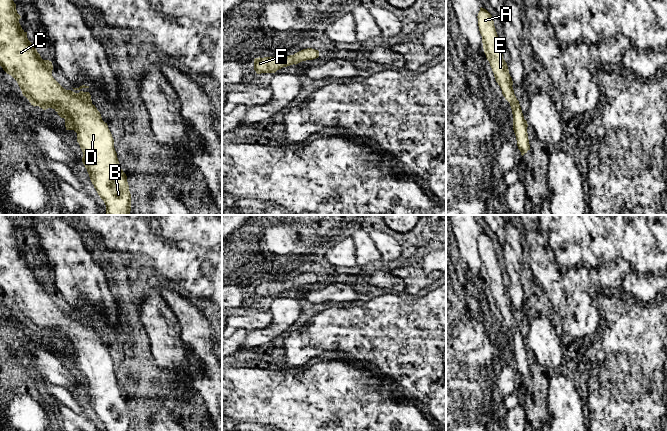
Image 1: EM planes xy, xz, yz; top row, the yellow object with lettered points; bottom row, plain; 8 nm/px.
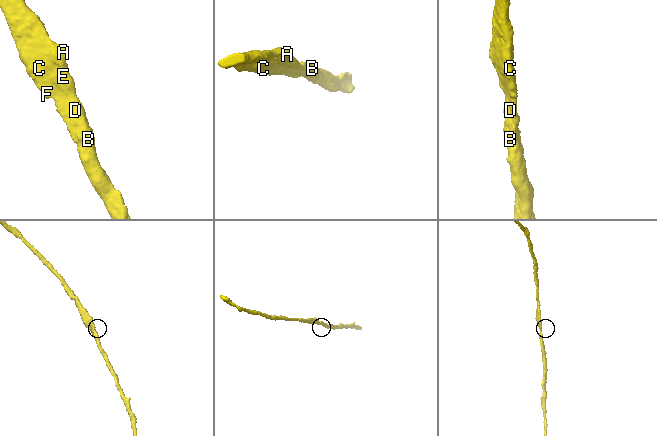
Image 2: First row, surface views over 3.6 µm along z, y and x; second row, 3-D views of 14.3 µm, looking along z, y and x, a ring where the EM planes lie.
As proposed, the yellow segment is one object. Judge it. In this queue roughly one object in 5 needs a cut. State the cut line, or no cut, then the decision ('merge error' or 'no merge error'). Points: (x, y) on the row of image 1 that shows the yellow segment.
no cut; no merge error

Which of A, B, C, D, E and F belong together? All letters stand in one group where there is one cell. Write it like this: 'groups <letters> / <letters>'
groups A B C D E F

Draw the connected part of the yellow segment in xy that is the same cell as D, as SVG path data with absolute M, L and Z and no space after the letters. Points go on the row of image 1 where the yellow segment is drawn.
M0 0L0 66L17 81L23 96L31 105L39 106L43 110L54 109L65 119L66 130L77 133L77 142L83 152L82 162L94 188L106 205L106 215L130 215L131 194L127 176L121 169L107 123L92 104L90 93L81 90L89 86L73 88L79 90L79 93L64 89L52 76L52 62L43 60L28 40L27 32L19 23L20 18L13 0Z

